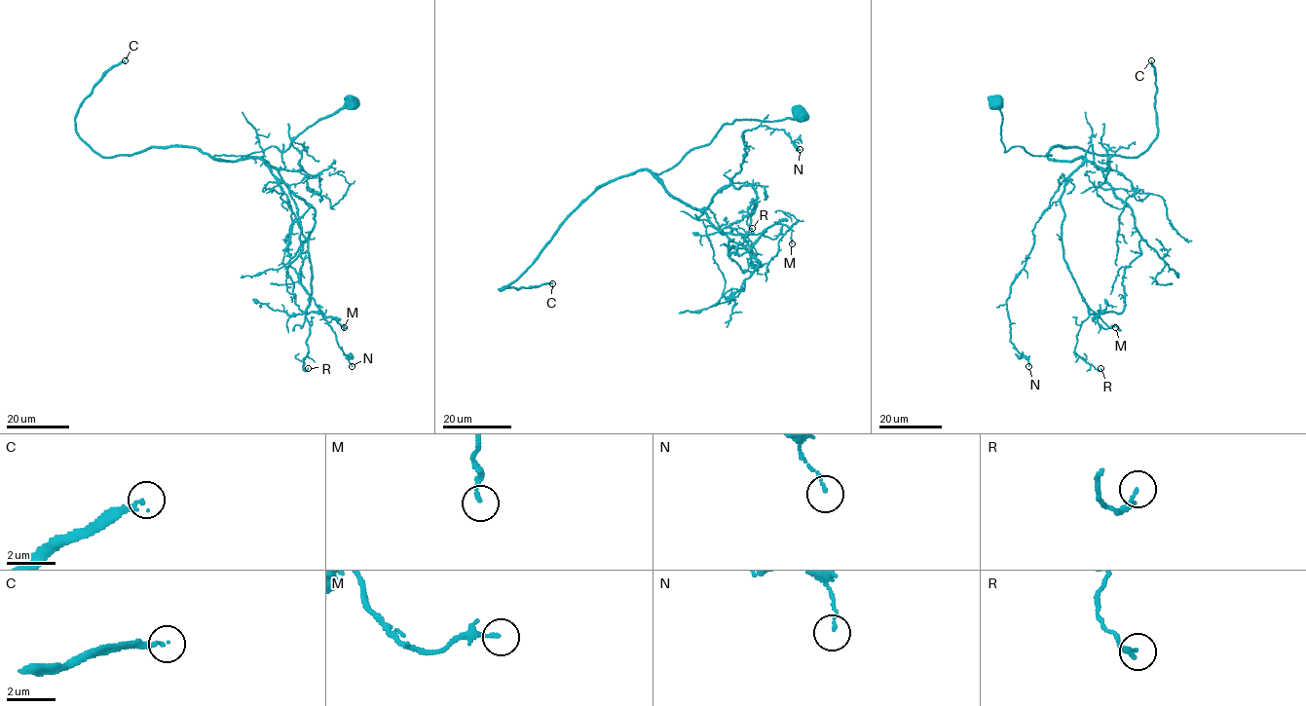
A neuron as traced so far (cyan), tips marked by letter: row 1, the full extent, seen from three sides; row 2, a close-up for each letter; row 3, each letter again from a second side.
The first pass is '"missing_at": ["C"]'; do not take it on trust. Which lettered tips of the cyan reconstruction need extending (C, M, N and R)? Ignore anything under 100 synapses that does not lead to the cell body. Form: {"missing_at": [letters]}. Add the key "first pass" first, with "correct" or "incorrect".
{"first pass": "correct", "missing_at": ["C"]}

